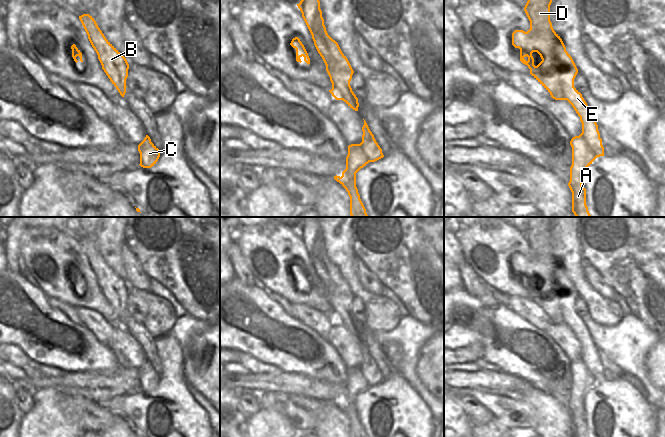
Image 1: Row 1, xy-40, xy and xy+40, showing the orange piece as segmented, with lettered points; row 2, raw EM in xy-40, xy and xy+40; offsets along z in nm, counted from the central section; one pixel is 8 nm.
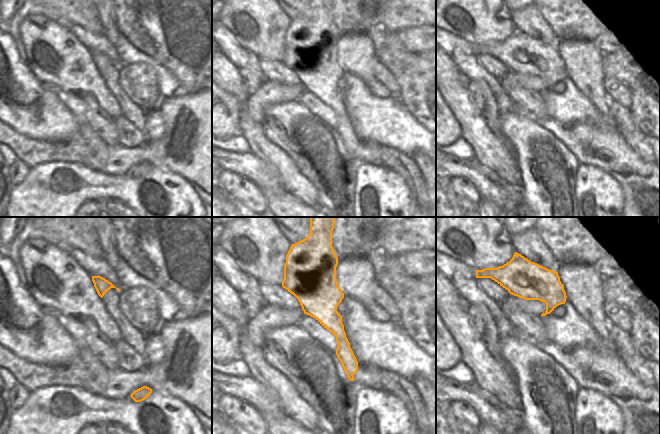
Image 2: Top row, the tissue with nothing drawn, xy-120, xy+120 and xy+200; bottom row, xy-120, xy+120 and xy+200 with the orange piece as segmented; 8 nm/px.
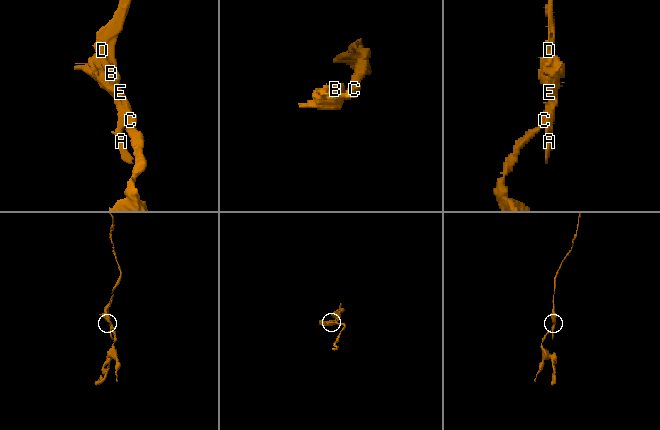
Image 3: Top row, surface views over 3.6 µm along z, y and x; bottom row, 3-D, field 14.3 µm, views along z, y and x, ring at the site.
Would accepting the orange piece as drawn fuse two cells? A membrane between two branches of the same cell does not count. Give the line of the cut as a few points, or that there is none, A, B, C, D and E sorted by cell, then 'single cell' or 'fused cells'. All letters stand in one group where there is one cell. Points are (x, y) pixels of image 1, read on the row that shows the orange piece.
xy+40 (599, 135), (594, 143), (588, 143), (589, 148), (597, 156) | A B D E / C | fused cells

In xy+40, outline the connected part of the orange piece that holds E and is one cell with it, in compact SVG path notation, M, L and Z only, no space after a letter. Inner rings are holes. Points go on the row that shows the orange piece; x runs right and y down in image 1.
M528 0L524 11L530 21L530 29L525 32L523 30L515 30L512 33L512 45L515 48L520 49L520 61L527 65L530 69L530 74L550 93L551 97L555 100L567 100L578 116L582 123L582 133L579 136L575 136L571 139L570 145L572 147L572 165L570 167L570 181L568 186L572 192L572 212L576 217L591 217L588 207L586 205L586 189L582 186L582 176L584 171L592 164L592 162L597 158L597 156L592 152L588 143L591 142L595 144L598 141L600 133L598 131L598 125L586 103L582 94L574 87L574 79L578 73L578 69L570 56L566 51L566 47L560 38L560 36L554 31L552 23L550 21L550 5L552 0ZM533 52L537 52L542 61L535 66L534 58L532 56Z

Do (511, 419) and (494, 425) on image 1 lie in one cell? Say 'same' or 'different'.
different

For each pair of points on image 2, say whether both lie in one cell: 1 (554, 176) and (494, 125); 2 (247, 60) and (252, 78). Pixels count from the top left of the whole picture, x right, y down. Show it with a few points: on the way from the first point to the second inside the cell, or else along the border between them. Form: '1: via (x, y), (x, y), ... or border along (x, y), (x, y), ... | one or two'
1: border along (509, 109), (500, 117), (500, 132), (511, 151) | two
2: border along (238, 67), (253, 69), (262, 81) | two

